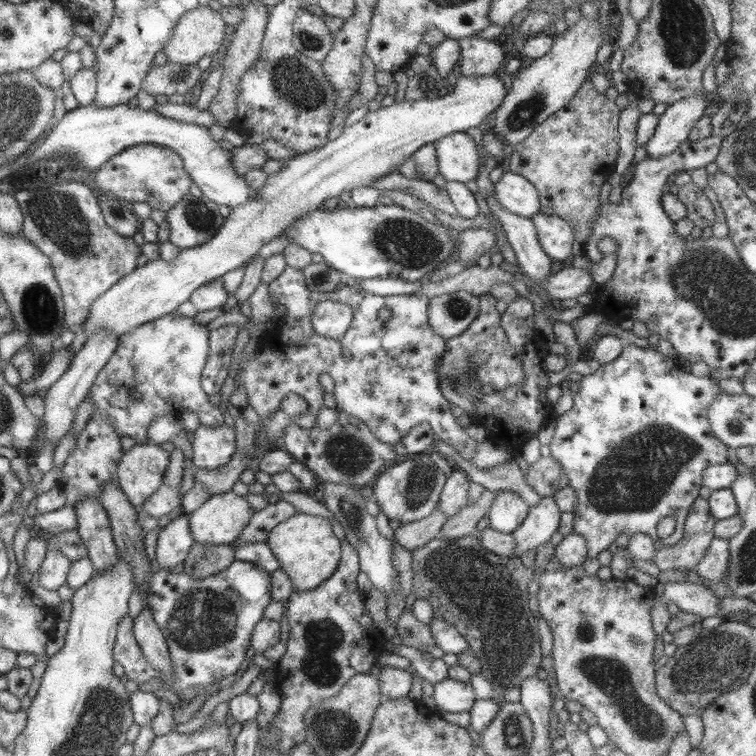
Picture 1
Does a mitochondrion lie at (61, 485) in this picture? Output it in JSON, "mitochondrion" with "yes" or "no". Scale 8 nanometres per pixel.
{"mitochondrion":"no"}

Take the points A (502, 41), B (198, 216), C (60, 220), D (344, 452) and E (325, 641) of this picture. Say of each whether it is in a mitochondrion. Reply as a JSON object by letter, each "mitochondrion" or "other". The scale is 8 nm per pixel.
{"A":"other","B":"mitochondrion","C":"mitochondrion","D":"mitochondrion","E":"mitochondrion"}

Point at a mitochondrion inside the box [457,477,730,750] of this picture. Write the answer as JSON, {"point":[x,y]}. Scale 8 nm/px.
{"point":[609,676]}

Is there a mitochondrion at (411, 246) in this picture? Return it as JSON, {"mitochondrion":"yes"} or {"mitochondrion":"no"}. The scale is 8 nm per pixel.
{"mitochondrion":"yes"}

